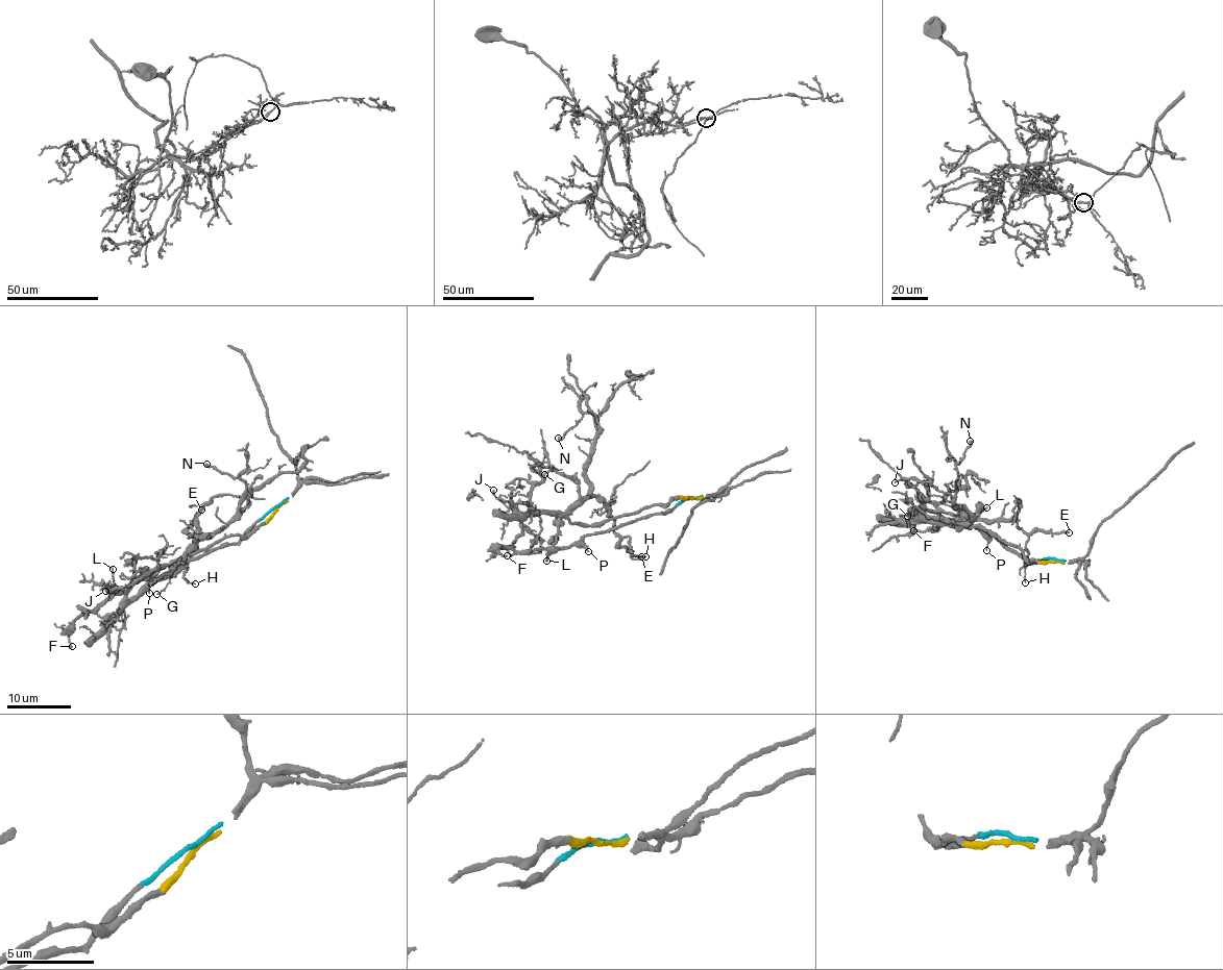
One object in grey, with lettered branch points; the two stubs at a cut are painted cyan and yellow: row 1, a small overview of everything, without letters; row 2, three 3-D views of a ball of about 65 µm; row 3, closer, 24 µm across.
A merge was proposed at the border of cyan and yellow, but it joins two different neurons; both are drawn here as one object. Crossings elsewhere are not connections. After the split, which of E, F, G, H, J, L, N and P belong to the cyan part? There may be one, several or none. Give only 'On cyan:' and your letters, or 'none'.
On cyan: F, L, P

